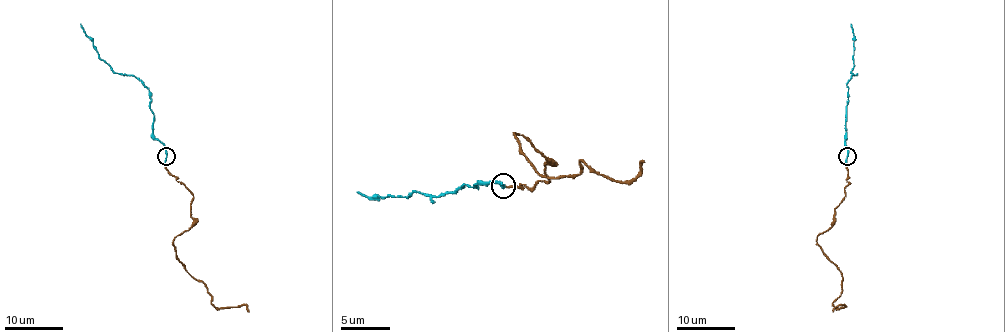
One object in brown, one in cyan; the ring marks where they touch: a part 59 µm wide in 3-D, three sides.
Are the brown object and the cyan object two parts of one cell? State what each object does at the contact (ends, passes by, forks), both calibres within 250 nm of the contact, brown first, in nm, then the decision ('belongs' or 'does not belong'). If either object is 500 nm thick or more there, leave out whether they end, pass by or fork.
brown ends there; cyan ends there; 50 nm thick on the brown side, 280 nm on the other; belongs

